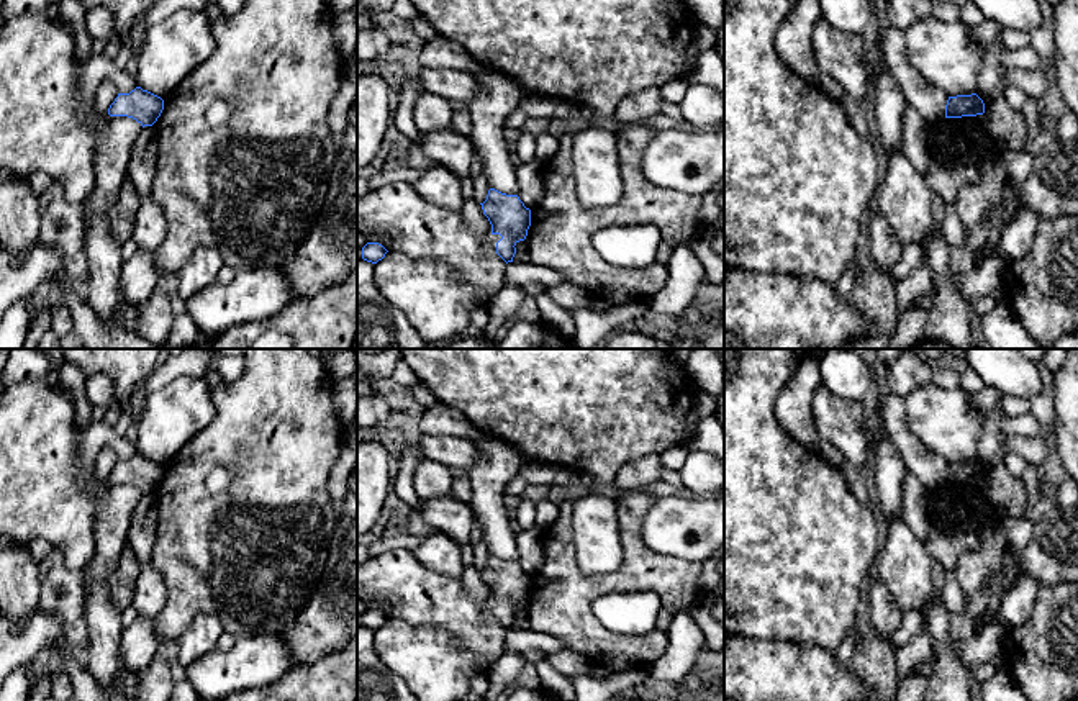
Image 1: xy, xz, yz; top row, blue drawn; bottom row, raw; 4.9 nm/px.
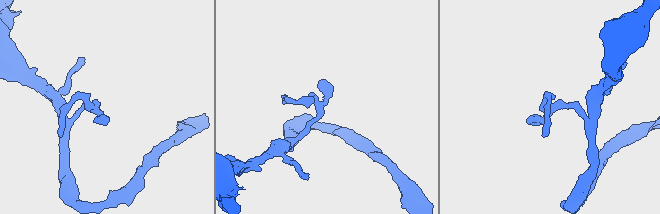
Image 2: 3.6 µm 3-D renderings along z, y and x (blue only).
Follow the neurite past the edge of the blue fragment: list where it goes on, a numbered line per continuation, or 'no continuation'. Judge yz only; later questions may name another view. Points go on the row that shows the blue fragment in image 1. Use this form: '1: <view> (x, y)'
no continuation

